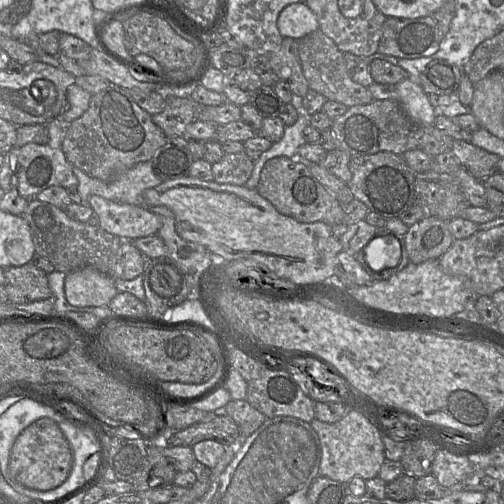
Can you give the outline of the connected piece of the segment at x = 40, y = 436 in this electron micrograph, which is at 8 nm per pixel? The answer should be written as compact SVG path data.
M40 418L16 438L10 451L9 478L29 489L49 491L64 483L70 474L72 462L70 445L57 423L50 418Z

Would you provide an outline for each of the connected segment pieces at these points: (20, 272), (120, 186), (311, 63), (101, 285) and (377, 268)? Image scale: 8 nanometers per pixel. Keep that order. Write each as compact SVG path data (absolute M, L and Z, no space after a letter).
M29 262L19 267L5 269L8 302L25 304L51 297L47 274Z
M151 161L139 163L111 181L93 178L76 167L73 172L78 179L82 205L86 206L90 206L89 198L97 195L117 203L147 207L144 191L162 183L155 175Z
M320 29L298 40L298 54L310 90L323 95L327 100L342 103L348 108L372 102L373 97L368 87L353 81L348 73L344 53Z
M82 267L67 273L66 300L76 307L107 307L118 293L115 280L93 267Z
M380 231L355 257L374 281L387 280L410 262L404 237Z

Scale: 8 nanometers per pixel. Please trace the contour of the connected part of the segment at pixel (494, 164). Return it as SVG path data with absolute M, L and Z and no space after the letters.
M455 140L451 151L459 160L460 166L479 181L484 181L499 171L501 158L471 142Z

